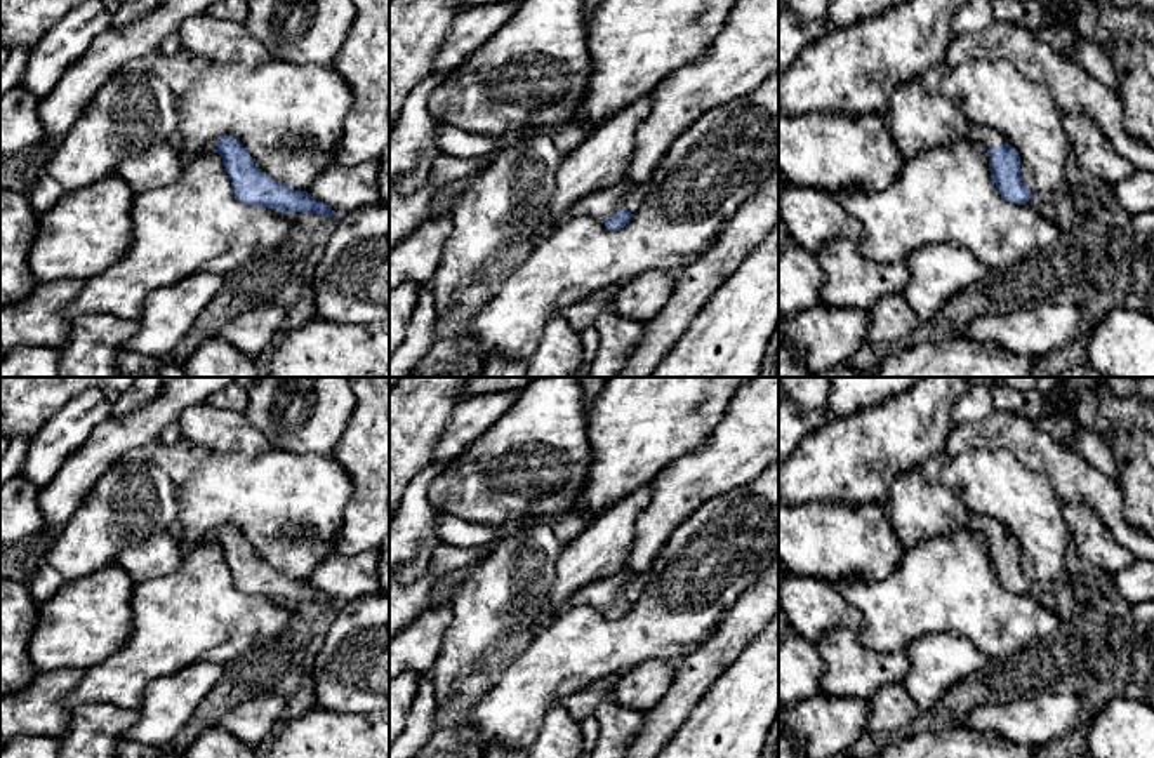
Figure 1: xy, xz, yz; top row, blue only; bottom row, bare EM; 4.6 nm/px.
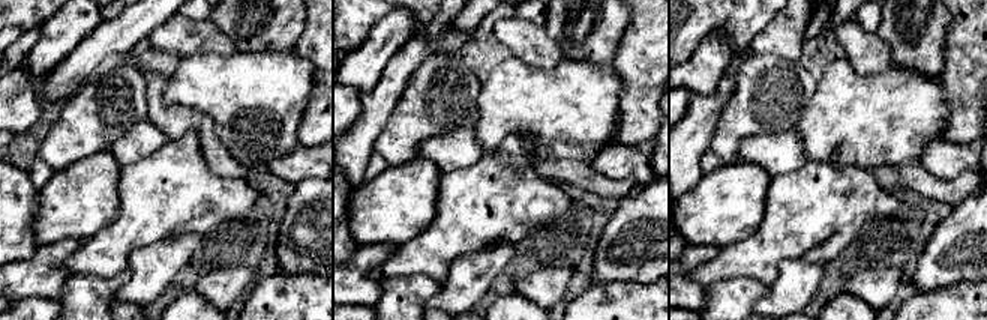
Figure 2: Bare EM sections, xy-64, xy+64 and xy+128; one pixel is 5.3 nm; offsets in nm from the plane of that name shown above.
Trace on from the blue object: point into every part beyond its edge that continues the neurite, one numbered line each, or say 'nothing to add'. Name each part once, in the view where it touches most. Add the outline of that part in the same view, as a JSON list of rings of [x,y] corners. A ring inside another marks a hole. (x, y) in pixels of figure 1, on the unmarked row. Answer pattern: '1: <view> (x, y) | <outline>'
1: xz (602, 593) | [[[624,572],[617,577],[608,577],[586,584],[570,598],[568,605],[589,605],[605,612],[619,600],[627,600],[634,603],[640,598],[643,586],[643,574]]]

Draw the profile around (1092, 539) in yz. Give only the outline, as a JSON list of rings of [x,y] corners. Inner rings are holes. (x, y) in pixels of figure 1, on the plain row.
[[[1060,502],[1064,522],[1078,555],[1107,574],[1131,567],[1137,558],[1124,549],[1086,502]]]

